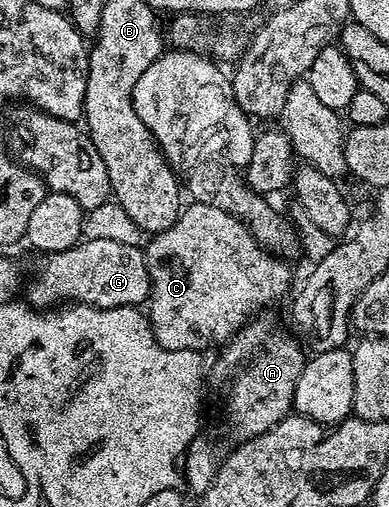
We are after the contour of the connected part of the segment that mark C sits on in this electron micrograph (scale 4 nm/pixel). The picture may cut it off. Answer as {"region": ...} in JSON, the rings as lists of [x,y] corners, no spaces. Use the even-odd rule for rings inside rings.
{"region":[[[192,202],[191,207],[184,206],[179,212],[179,220],[176,221],[169,229],[158,232],[154,236],[155,239],[151,244],[148,242],[145,247],[145,254],[147,256],[147,267],[151,271],[151,294],[149,302],[145,307],[145,314],[151,321],[151,328],[153,329],[153,337],[165,349],[170,351],[198,351],[200,353],[206,352],[206,347],[211,347],[214,343],[218,345],[226,344],[231,336],[237,334],[244,325],[246,325],[252,317],[258,316],[262,307],[271,307],[287,290],[291,287],[291,271],[282,263],[284,261],[278,254],[264,248],[259,244],[253,233],[242,220],[238,217],[225,213],[225,209],[217,209],[213,205],[205,205],[204,203]],[[219,242],[223,246],[223,252],[219,255],[219,260],[214,263],[211,260],[211,243]],[[239,254],[240,263],[234,259],[233,256]]]}

